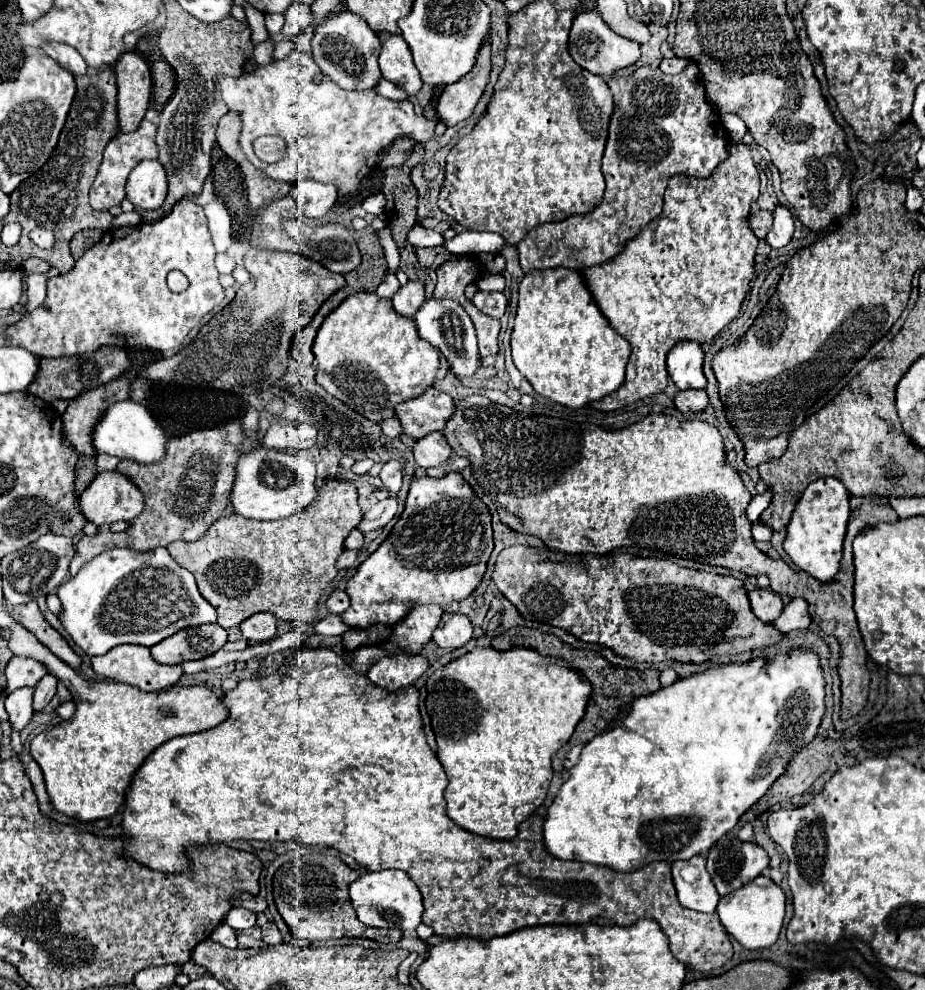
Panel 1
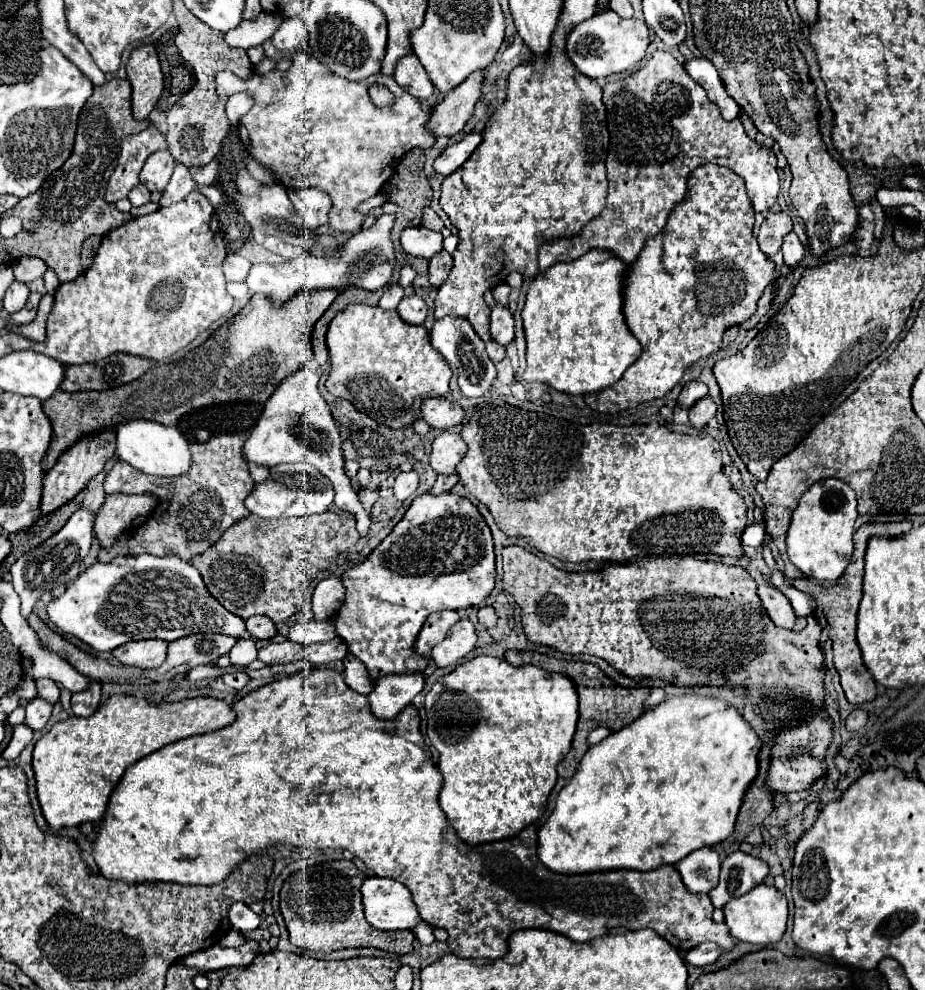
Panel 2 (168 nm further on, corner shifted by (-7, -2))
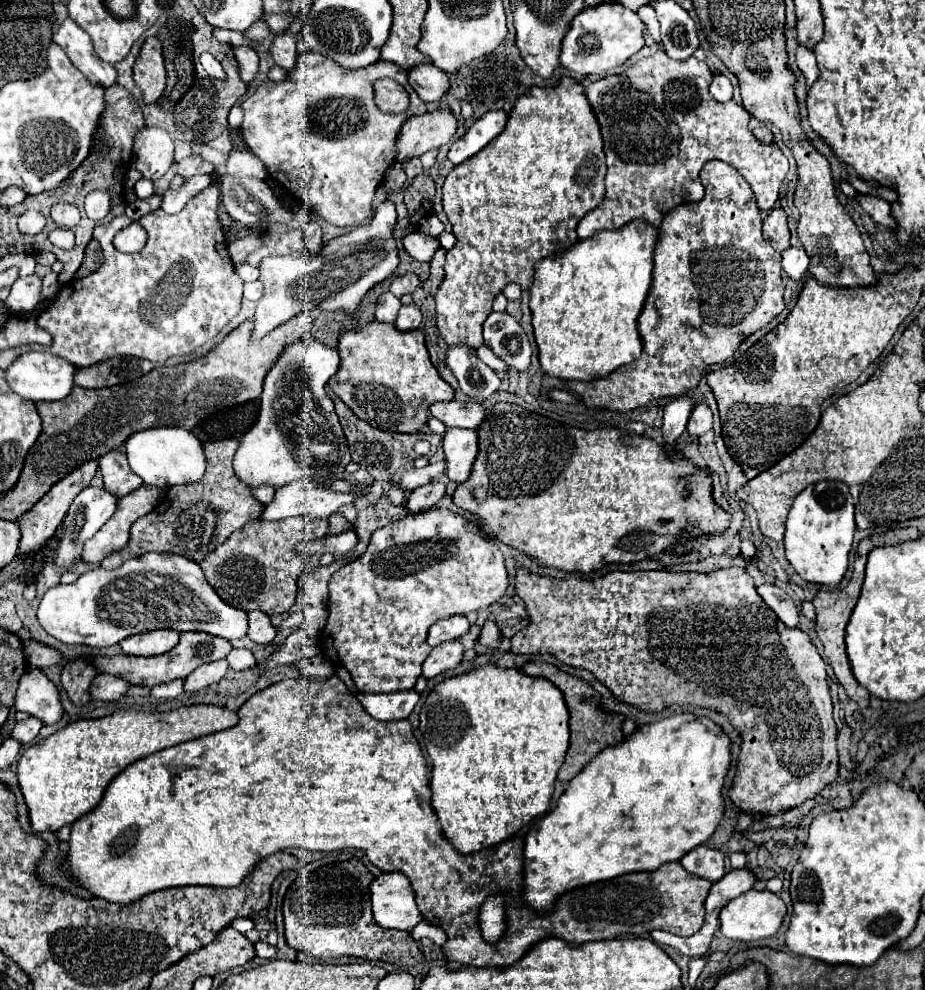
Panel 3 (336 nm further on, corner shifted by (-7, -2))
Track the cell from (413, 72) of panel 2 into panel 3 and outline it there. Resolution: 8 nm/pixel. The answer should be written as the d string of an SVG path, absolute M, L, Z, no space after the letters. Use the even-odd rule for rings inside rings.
M430 63L410 69L408 83L414 87L418 97L426 103L428 101L438 101L450 87L448 75L444 71L440 71L438 67L432 67Z

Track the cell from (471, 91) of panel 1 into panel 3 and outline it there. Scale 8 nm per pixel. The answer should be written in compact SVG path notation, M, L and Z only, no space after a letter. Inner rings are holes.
M448 109L408 117L396 139L396 161L408 161L430 149L440 149L452 139L456 127L458 121Z

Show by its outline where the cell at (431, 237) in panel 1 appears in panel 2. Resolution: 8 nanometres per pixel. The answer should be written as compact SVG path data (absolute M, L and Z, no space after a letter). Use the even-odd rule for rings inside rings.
M412 227L402 231L402 247L408 255L430 259L442 251L442 235L424 227Z

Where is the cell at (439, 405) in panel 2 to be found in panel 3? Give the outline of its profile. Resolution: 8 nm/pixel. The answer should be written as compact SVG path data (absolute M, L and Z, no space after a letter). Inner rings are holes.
M450 401L450 403L434 403L430 407L430 415L440 419L446 427L466 427L478 429L480 421L486 417L486 409L476 401Z

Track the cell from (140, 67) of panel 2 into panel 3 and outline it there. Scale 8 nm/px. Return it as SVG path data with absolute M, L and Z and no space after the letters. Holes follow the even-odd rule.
M148 37L134 63L134 81L142 89L144 103L154 103L166 87L166 69L162 45L156 37Z

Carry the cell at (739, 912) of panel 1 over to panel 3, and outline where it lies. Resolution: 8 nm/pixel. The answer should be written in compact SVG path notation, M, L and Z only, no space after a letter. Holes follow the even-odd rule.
M750 889L744 895L738 895L736 899L732 899L722 911L720 911L720 931L724 937L728 939L736 939L736 941L760 941L766 937L772 937L780 925L782 919L786 915L786 905L784 901L770 893L770 891L758 891L758 889Z

